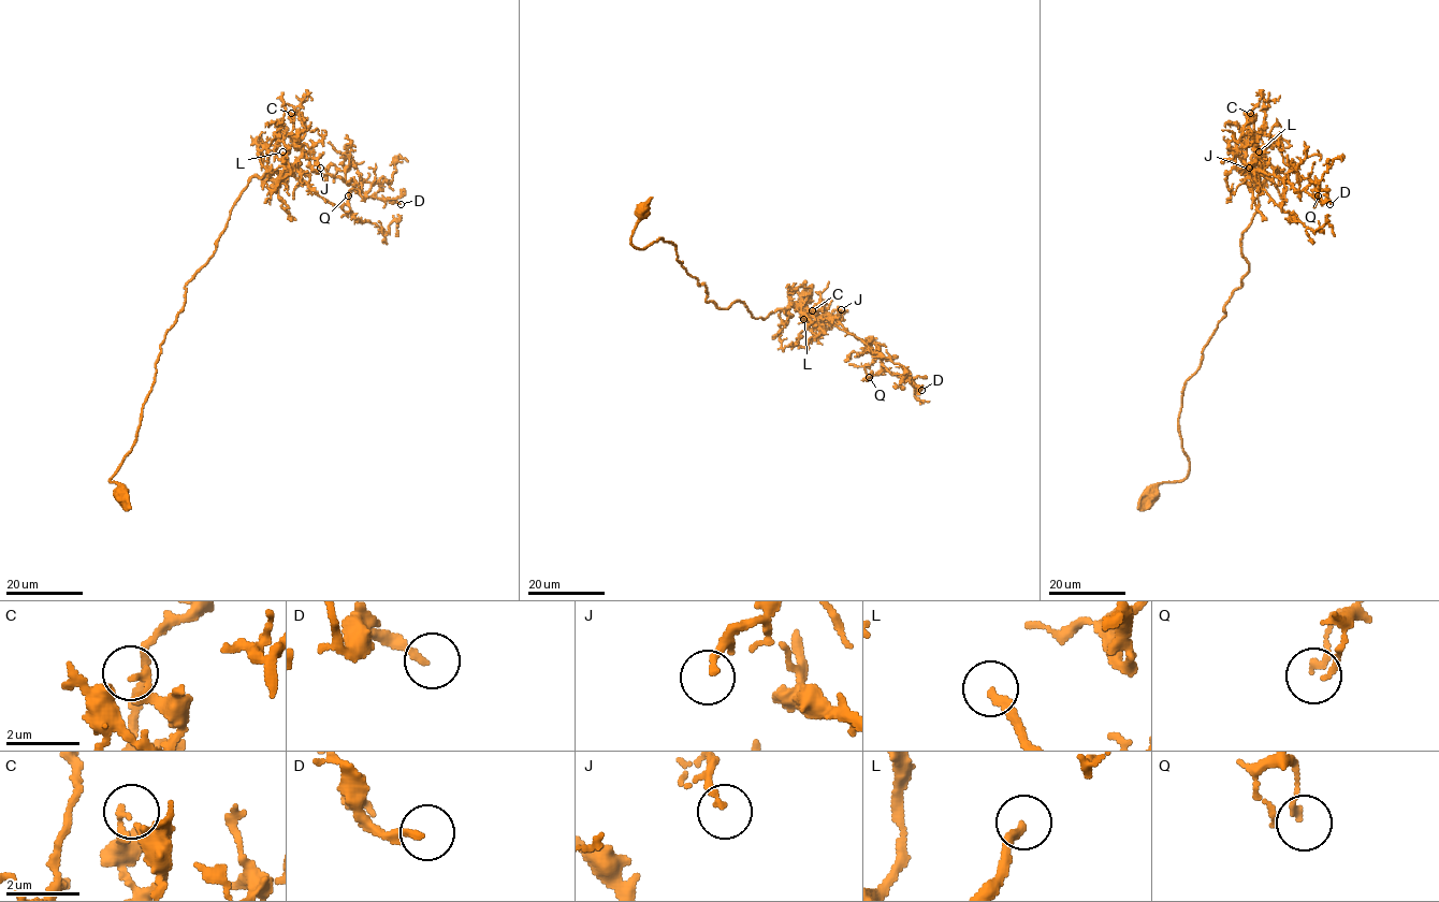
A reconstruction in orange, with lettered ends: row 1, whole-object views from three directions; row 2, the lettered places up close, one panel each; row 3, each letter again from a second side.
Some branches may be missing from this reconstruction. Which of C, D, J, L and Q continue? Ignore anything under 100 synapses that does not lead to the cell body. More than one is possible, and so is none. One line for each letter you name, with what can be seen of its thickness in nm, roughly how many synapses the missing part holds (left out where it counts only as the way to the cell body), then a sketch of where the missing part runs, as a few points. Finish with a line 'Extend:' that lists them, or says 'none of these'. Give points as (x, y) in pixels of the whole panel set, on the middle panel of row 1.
L: Thickness 200 nm. Roughly 100 synapses. Course of what is missing: (803, 319), (787, 329), (787, 321), (786, 324)
Extend: L

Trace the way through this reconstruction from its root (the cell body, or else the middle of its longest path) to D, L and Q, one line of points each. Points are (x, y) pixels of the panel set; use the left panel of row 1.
D: (120, 493), (110, 480), (135, 438), (160, 345), (248, 182), (304, 155), (357, 192), (401, 204)
L: (120, 493), (110, 480), (135, 438), (185, 286), (214, 253), (248, 182), (285, 164), (282, 151)
Q: (120, 493), (110, 480), (160, 345), (248, 182), (304, 155), (361, 185), (348, 195)

